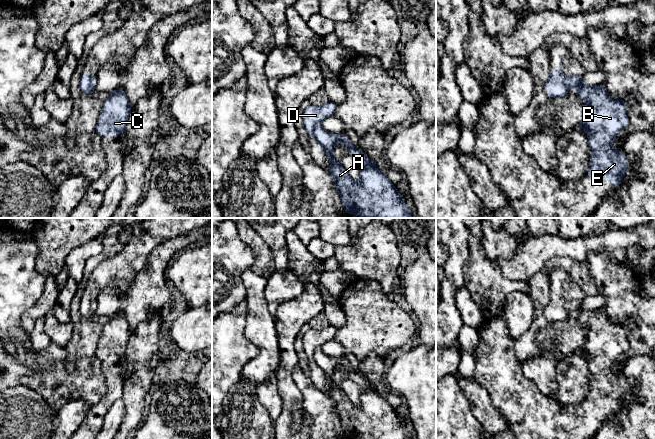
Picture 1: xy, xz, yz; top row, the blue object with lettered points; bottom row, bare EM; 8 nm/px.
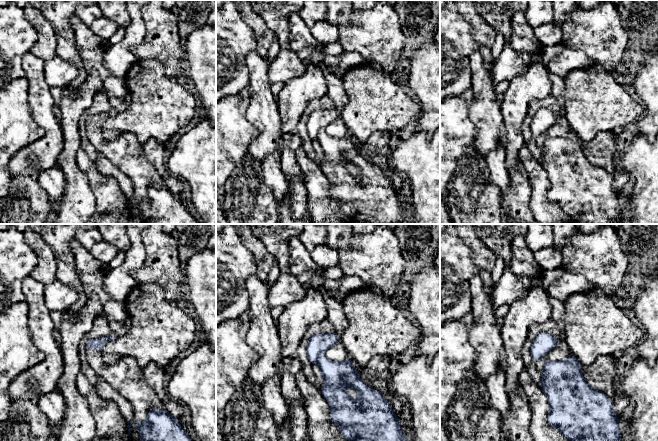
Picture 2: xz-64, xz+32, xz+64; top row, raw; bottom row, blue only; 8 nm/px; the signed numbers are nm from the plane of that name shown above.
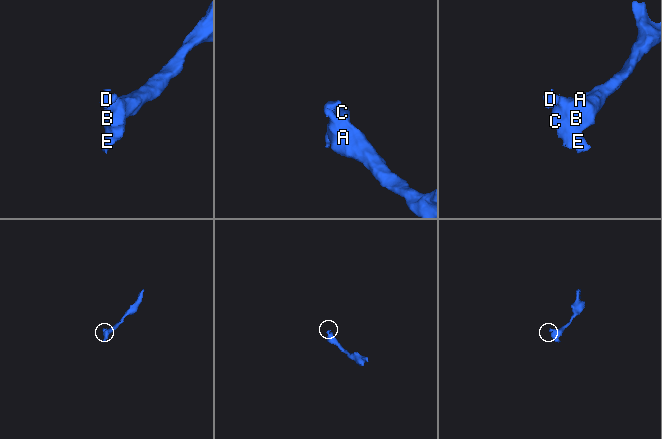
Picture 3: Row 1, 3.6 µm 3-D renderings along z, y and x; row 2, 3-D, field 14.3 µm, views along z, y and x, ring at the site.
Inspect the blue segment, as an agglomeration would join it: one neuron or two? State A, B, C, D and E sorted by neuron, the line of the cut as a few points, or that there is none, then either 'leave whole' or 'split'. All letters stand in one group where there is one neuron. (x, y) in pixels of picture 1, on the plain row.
A B C E / D | xz (319, 347), (315, 350), (312, 360) | split

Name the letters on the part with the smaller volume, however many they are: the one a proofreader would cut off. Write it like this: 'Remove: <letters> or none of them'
Remove: D

